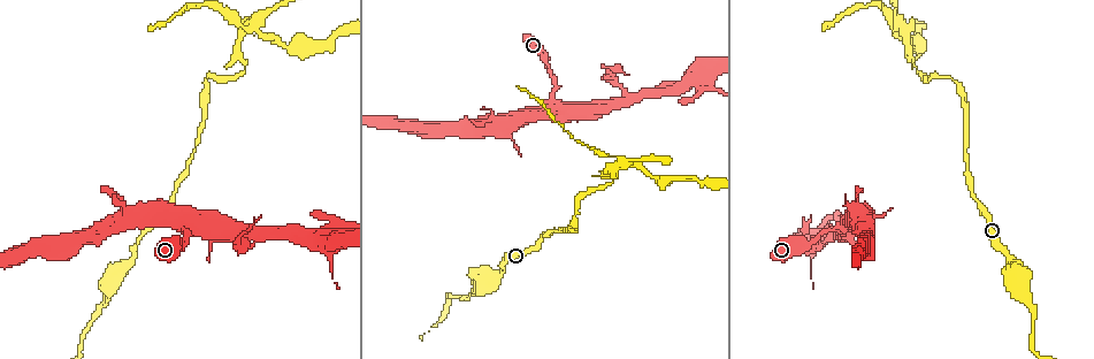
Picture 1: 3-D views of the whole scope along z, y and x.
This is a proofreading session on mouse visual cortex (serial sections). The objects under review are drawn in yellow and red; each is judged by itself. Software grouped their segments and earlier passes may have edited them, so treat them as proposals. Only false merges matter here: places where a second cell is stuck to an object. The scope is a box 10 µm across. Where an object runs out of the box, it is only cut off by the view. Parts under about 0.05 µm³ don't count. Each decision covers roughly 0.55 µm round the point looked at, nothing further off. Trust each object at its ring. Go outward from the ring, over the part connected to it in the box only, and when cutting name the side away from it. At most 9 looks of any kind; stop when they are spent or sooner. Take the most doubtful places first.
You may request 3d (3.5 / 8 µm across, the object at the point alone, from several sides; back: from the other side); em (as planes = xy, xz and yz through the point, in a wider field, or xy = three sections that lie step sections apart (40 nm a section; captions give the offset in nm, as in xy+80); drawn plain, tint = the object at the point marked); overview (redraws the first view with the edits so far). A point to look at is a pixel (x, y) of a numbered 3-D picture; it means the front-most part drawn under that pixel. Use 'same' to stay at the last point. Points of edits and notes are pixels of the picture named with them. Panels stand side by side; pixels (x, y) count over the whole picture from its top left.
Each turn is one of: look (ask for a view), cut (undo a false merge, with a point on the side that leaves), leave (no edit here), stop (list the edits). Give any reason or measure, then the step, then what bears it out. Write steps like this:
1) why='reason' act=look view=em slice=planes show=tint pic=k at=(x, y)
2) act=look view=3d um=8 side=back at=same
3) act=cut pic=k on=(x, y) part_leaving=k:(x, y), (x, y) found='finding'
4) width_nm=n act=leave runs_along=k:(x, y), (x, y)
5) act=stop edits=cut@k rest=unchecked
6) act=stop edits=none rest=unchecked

act=look view=3d um=3.5 side=back pic=1 at=(612, 168)

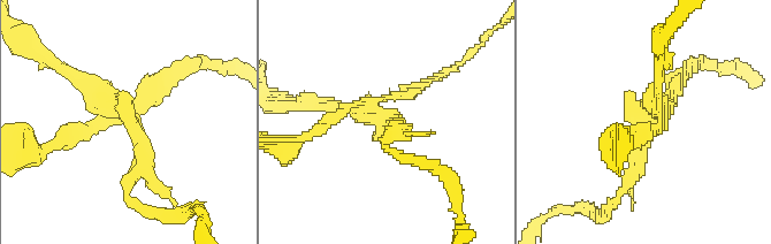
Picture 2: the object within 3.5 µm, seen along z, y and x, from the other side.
arms=4 arm_widths_nm=150,150,200,200 why='need the tissue' act=look view=em slice=xy step=5 show=tint pic=2 at=(129, 121)

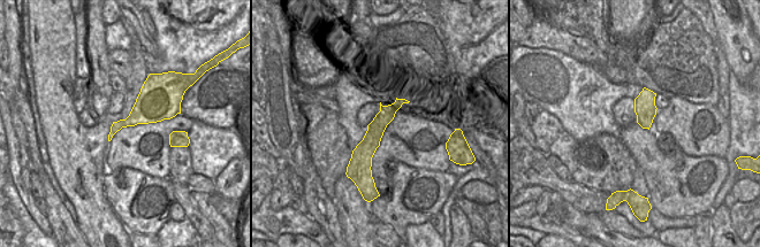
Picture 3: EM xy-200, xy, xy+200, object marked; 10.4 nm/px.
act=cut pic=2 on=(418, 89) part_leaving=2:(360, 104), (290, 145) found='two cells meet here'

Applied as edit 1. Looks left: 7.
why='sharp bend' act=look view=3d um=3.5 pic=1 at=(186, 225)

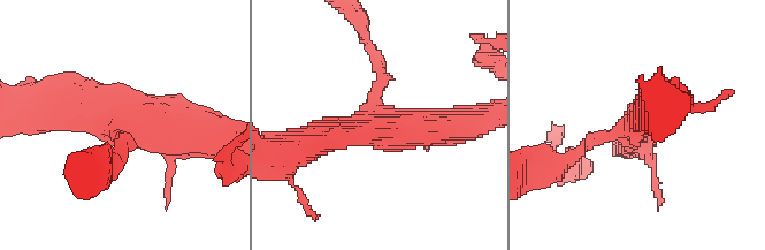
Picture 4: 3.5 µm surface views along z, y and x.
why='need the tissue' act=look view=em slice=xy step=1 show=tint pic=4 at=(371, 116)

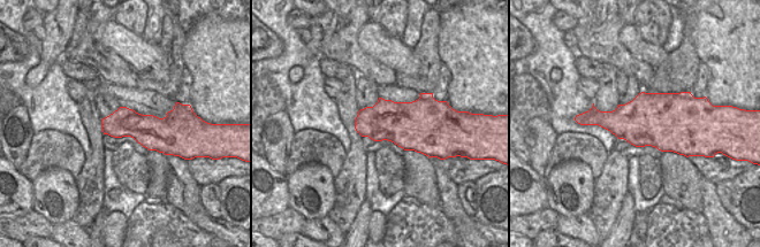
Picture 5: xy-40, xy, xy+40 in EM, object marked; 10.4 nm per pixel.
act=leave runs_along=4:(375, 57), (372, 118), (307, 145) found='all the same cell'

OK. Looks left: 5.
why='three-way junction' act=look view=em slice=xy step=3 show=tint pic=1 at=(258, 231)

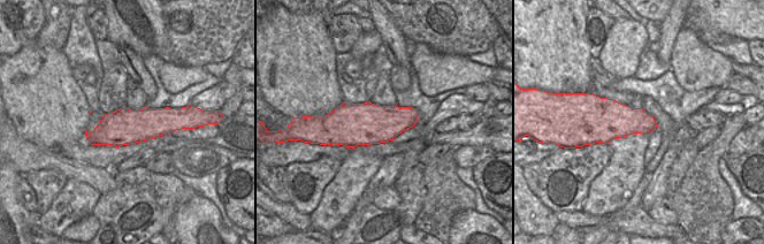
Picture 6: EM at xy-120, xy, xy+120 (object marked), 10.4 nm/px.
act=look view=3d um=3.5 at=same

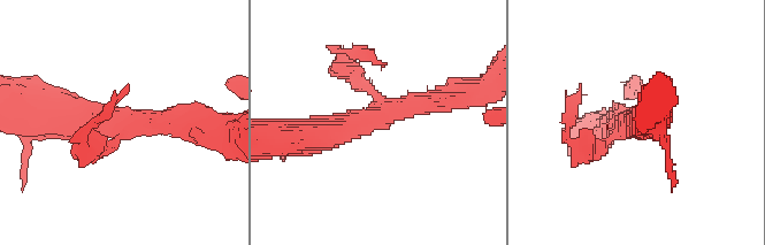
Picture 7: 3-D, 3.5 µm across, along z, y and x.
arms=3 act=leave runs_along=7:(308, 137), (457, 93) found='all the same cell'

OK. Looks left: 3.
why='side arm on a straight run' act=look view=3d um=3.5 side=back pic=1 at=(690, 79)

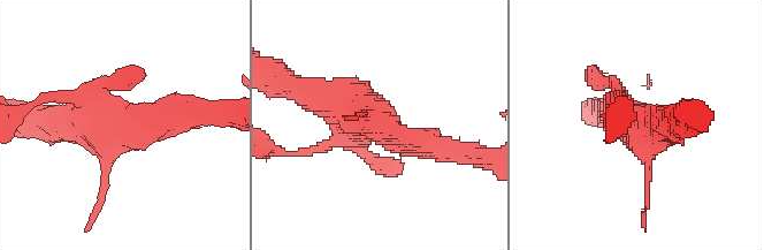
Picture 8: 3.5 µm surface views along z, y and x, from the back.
act=look view=em slice=xy step=5 show=tint pic=8 at=(635, 127)

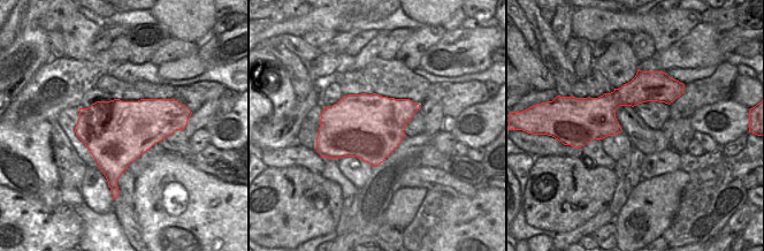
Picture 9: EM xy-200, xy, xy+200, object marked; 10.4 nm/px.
act=leave runs_along=8:(447, 152), (312, 96) found='one cell here'

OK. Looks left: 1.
act=stop edits=cut@2 rest=unchecked

